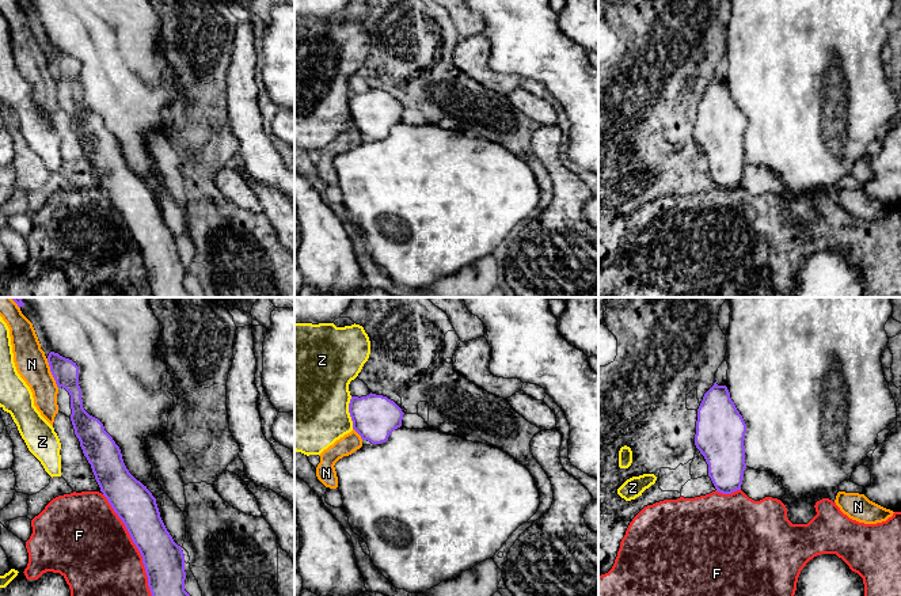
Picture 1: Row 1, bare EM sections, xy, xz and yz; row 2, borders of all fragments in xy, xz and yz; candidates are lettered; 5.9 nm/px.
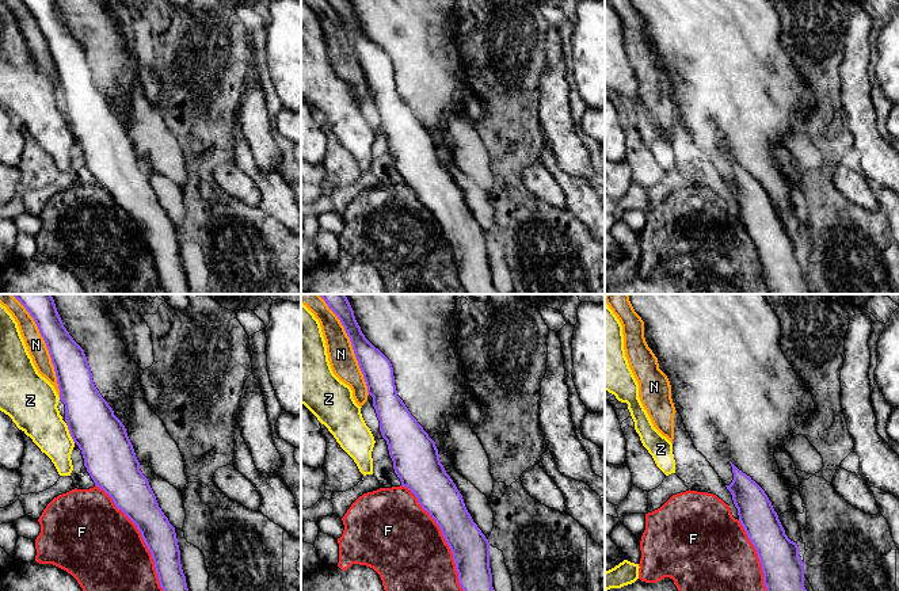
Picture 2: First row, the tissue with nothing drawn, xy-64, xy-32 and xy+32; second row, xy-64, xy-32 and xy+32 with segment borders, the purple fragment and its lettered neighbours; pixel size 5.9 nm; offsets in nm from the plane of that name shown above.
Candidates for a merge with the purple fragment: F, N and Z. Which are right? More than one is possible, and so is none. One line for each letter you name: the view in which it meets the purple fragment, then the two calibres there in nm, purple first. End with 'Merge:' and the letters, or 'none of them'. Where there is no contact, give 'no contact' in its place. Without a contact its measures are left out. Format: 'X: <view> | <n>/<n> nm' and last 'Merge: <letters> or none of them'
Merge: none of them

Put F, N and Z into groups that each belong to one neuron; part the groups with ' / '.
F / N / Z

